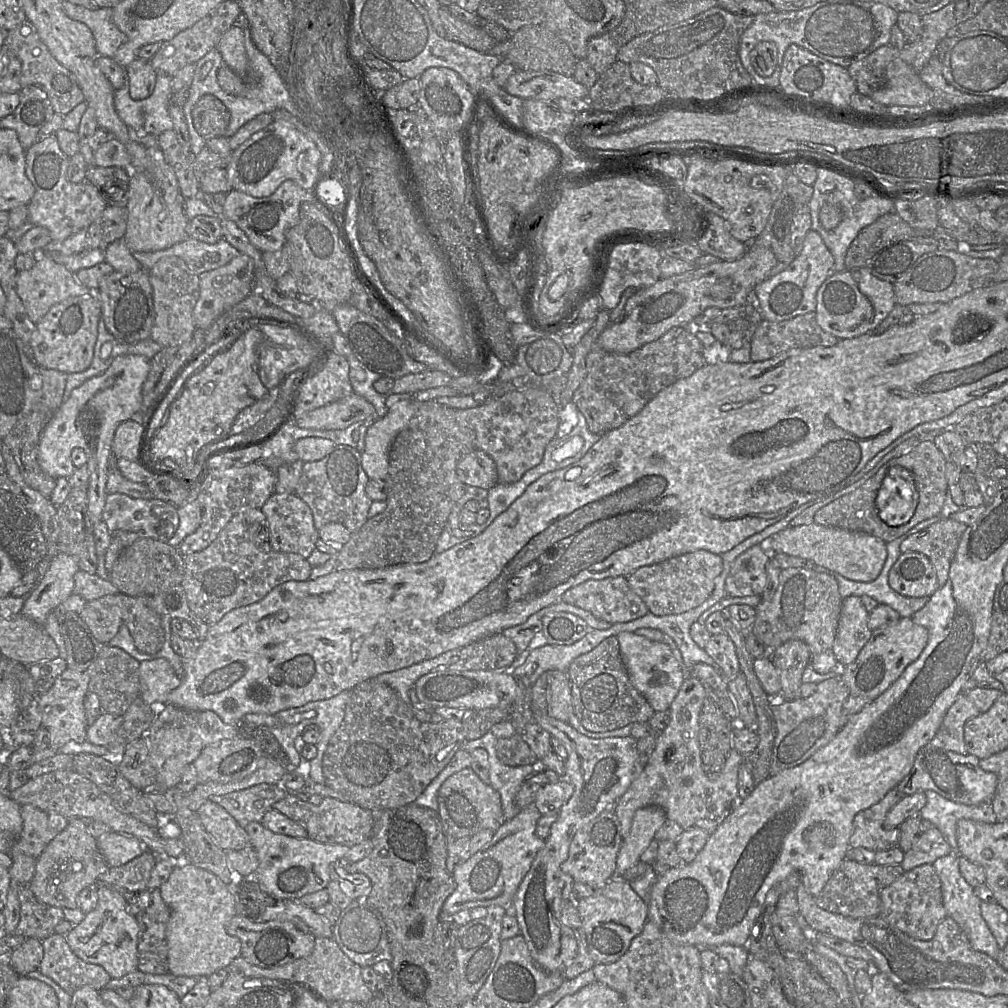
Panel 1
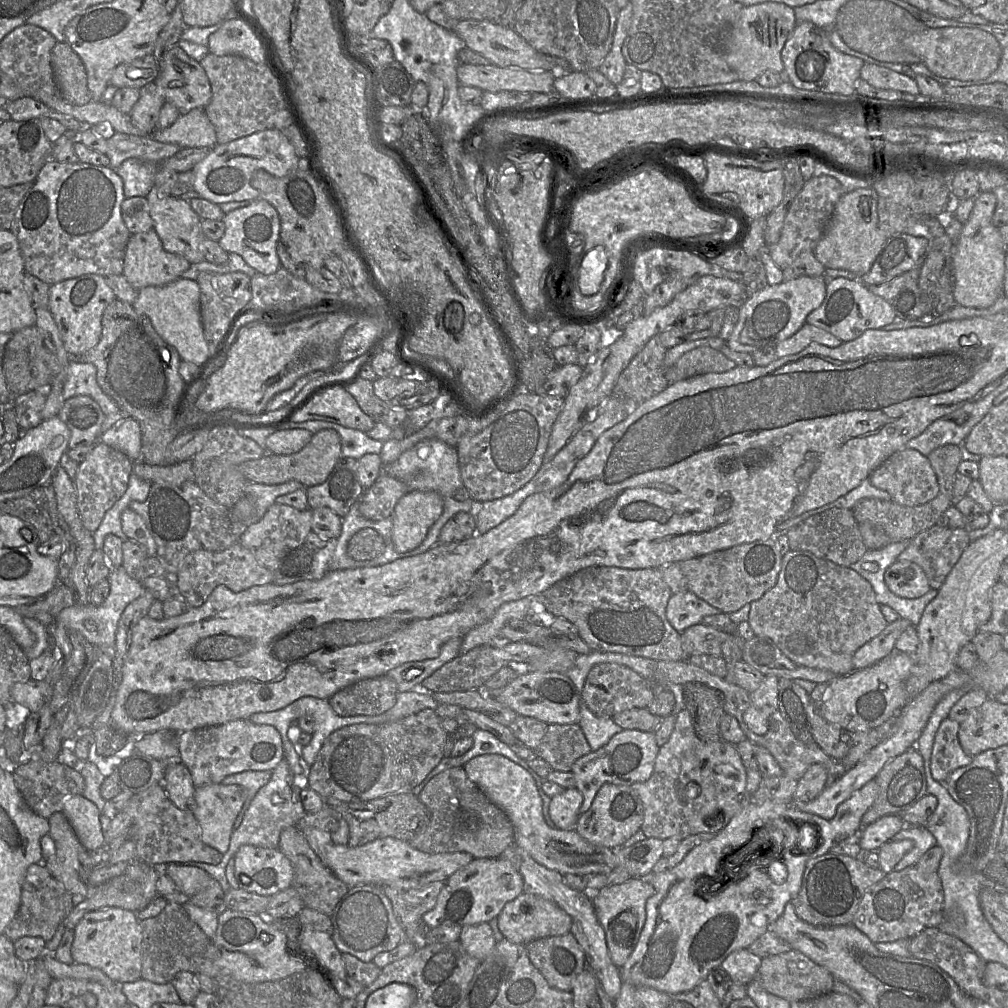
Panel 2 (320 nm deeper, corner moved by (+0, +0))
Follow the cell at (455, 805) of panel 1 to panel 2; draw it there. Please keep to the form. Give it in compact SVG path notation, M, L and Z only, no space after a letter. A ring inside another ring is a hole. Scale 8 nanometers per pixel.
M461 766L448 768L434 776L418 798L428 809L430 821L427 827L409 842L416 850L428 854L467 852L474 858L497 858L514 844L514 828L508 816L468 778Z

